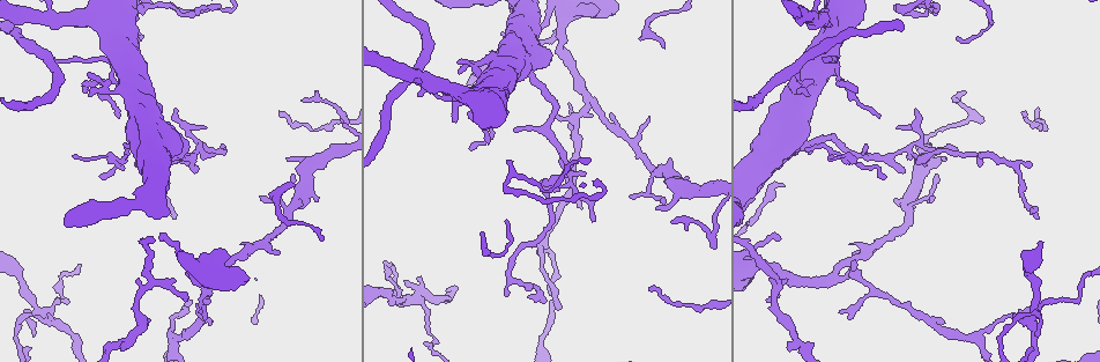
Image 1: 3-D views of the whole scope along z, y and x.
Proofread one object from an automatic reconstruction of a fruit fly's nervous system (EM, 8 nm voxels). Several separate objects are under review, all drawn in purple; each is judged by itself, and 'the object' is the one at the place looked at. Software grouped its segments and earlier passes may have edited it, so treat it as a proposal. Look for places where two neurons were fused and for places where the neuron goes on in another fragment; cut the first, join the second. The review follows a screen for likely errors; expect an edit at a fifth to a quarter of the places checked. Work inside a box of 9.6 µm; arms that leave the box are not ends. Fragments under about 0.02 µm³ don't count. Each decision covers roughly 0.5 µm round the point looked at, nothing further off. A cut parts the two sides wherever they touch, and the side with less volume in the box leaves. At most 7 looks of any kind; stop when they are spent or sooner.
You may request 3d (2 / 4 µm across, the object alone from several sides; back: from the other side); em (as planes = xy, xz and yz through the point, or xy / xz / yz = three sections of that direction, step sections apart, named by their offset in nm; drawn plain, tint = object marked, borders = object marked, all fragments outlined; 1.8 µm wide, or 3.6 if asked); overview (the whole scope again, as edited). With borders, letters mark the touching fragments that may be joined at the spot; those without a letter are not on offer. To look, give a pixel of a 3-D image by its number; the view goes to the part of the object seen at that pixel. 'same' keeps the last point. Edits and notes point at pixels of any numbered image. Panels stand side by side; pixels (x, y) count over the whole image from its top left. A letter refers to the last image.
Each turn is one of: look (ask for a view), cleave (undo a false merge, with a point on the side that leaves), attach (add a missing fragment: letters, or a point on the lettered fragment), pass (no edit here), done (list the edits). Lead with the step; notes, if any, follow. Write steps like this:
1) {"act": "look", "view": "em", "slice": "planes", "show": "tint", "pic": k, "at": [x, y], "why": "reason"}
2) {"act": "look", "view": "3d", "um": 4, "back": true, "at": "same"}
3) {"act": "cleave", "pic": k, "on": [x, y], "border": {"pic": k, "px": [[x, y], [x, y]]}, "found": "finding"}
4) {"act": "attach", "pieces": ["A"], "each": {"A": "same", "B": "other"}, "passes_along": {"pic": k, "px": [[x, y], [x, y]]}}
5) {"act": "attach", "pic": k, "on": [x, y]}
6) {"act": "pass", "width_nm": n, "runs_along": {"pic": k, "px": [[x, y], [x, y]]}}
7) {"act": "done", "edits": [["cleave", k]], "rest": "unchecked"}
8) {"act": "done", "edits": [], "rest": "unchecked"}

{"act": "look", "view": "3d", "um": 4, "pic": 1, "at": [199, 312], "why": "an open end"}

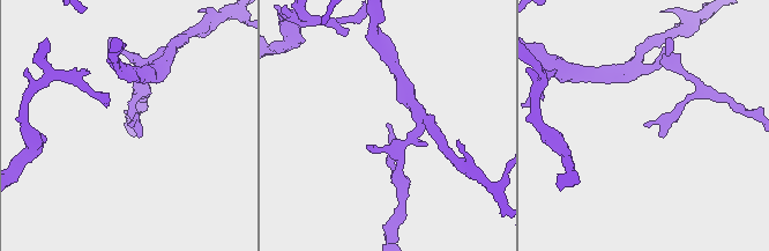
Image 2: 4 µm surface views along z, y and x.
{"act": "look", "view": "em", "slice": "planes", "show": "borders", "pic": 2, "at": [644, 125], "why": "now the EM"}

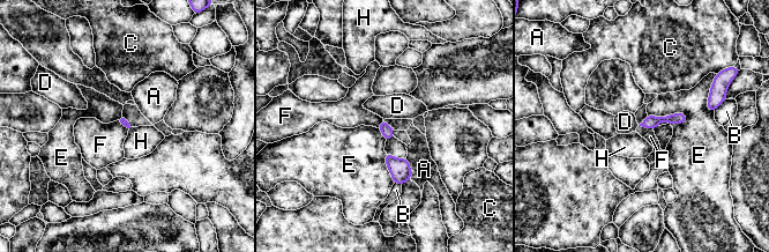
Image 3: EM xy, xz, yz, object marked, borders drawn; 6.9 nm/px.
{"act": "pass", "each": {"A": "other", "B": "other", "C": "other", "D": "other", "E": "other", "F": "other", "H": "other"}, "runs_along": {"pic": 3, "px": [[682, 117], [658, 119], [644, 124]]}, "found": "none of them fits"}

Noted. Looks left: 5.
{"act": "look", "view": "3d", "um": 4, "pic": 1, "at": [800, 143], "why": "thick turns thin"}

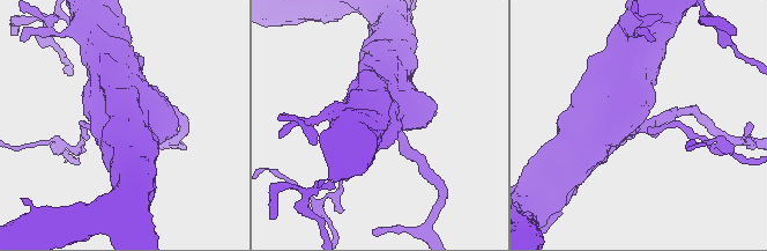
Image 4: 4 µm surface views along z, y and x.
{"act": "look", "view": "em", "um": 3.6, "slice": "xy", "step": 8, "show": "tint", "pic": 4, "at": [640, 123], "why": "shape alone is not enough"}

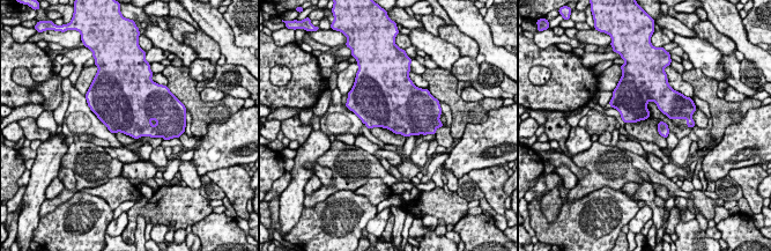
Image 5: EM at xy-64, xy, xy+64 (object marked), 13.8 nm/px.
{"act": "look", "view": "em", "um": 3.6, "slice": "planes", "show": "borders", "at": "same", "why": "cut it another way"}

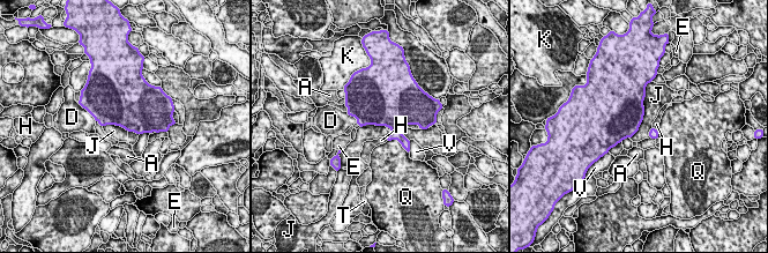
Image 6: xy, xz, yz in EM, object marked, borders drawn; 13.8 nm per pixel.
{"act": "pass", "width_nm": 360, "each": {"A": "other", "D": "other", "E": "other", "H": "other", "J": "other", "K": "other", "Q": "other", "T": "other", "V": "other"}, "found": "all the same neuron"}

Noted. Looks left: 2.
{"act": "look", "view": "em", "slice": "planes", "show": "tint", "pic": 1, "at": [1036, 309], "why": "four or more arms meet"}

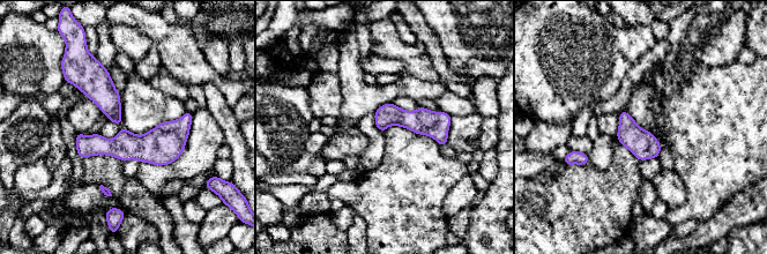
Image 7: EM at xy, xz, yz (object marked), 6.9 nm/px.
{"act": "look", "view": "em", "slice": "planes", "show": "borders", "at": "same"}

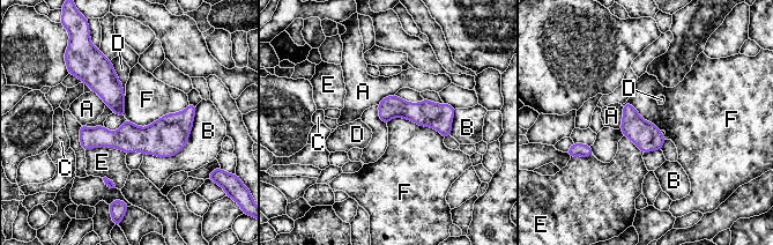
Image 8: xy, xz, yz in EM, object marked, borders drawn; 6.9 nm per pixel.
{"act": "pass", "longest_contact_nm": ["B", 500], "each": {"A": "other", "B": "other", "C": "other", "D": "other", "E": "other", "F": "other"}, "border": {"pic": 8, "px": [[188, 103], [145, 127], [126, 119]]}, "found": "continuous, no second neuron"}

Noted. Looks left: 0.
{"act": "done", "edits": [], "rest": "unchecked"}

